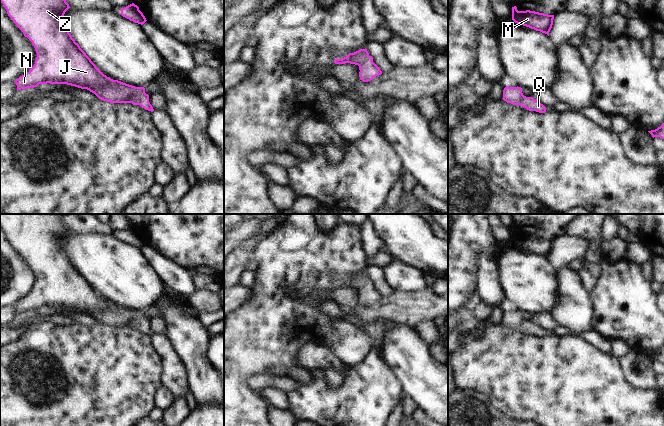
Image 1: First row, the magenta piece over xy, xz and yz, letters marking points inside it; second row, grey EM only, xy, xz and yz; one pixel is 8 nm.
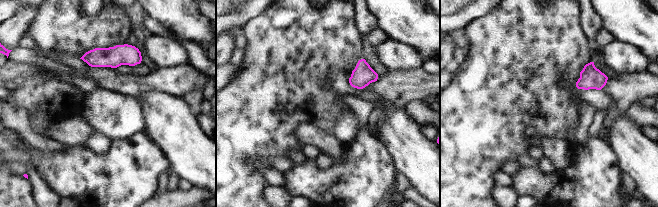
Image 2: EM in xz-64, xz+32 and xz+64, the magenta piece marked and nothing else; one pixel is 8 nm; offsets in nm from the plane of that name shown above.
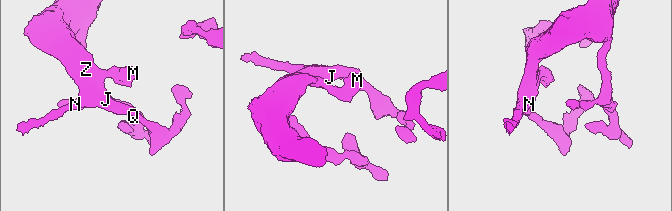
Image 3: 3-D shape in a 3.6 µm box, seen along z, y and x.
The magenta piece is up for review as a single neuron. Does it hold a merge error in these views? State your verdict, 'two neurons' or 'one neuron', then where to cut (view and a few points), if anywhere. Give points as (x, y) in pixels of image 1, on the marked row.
one neuron | no cut

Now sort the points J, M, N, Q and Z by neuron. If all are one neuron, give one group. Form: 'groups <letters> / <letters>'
groups J M N Q Z

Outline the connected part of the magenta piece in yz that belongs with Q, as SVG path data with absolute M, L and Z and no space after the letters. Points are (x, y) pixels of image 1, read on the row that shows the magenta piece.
M506 86L503 90L503 98L507 103L513 105L520 105L525 107L529 111L536 111L539 113L545 113L546 107L533 97L526 97L522 93L521 87L509 87Z

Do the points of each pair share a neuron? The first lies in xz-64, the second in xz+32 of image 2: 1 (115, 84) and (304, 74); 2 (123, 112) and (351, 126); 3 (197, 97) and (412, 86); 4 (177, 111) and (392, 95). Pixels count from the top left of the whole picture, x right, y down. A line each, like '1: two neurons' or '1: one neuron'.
1: two neurons
2: one neuron
3: two neurons
4: two neurons

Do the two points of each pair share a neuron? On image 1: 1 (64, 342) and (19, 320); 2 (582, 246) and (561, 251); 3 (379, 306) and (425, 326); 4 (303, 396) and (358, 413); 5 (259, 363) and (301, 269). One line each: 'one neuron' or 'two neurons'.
1: two neurons
2: one neuron
3: two neurons
4: one neuron
5: one neuron

